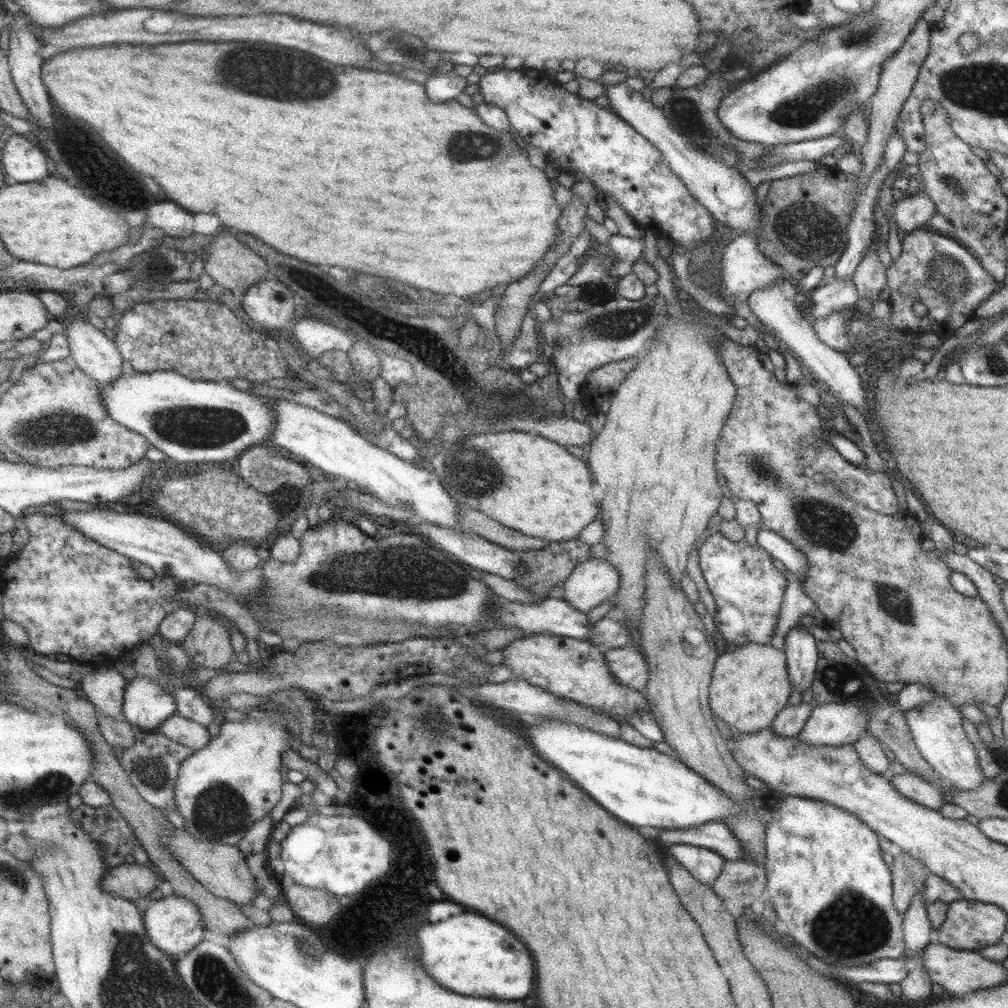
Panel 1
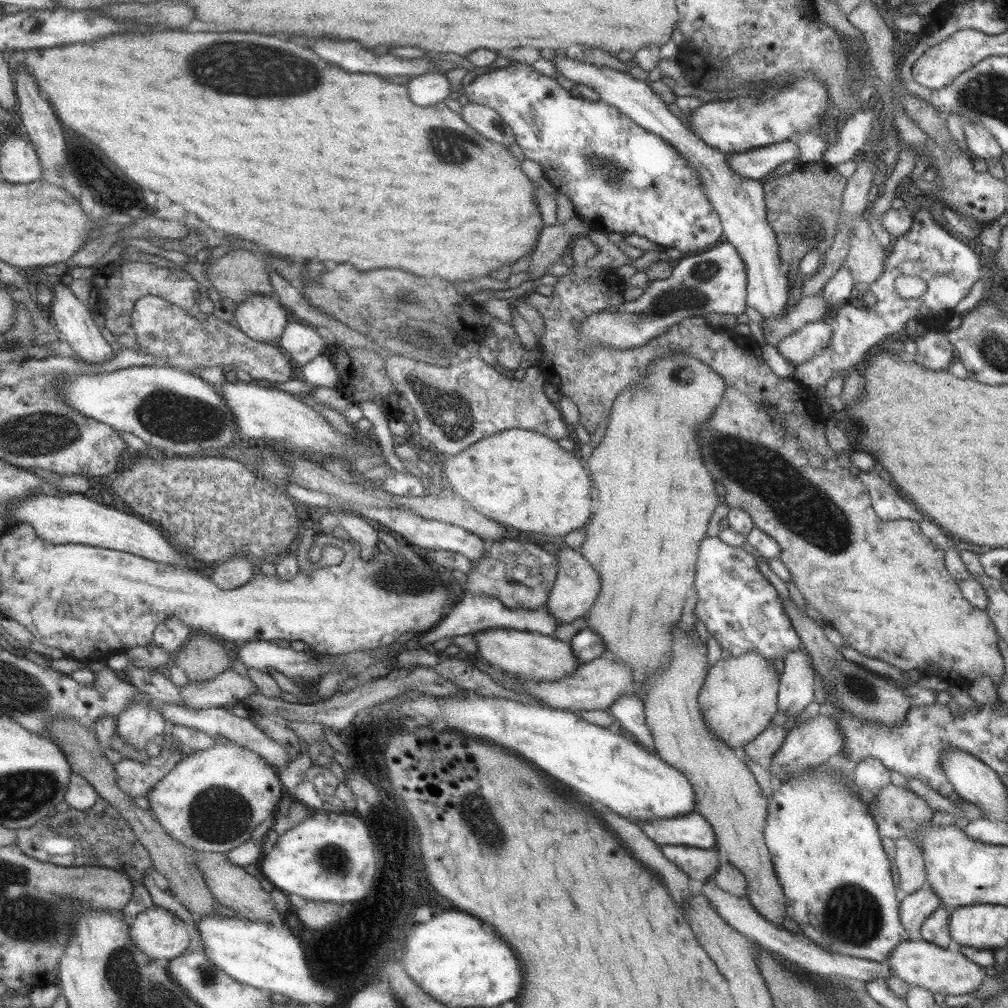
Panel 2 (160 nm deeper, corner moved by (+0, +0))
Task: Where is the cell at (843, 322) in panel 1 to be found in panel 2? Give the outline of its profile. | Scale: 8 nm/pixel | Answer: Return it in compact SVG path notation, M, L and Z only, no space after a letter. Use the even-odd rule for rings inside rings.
M828 320L814 321L784 336L775 347L789 364L803 364L828 345L831 331Z

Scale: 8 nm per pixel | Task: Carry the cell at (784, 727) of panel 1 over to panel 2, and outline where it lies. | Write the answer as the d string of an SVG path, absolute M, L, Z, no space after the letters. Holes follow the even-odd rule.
M770 724L753 740L744 744L740 750L744 752L748 760L763 763L782 745L785 736L787 731L783 729L783 726Z

